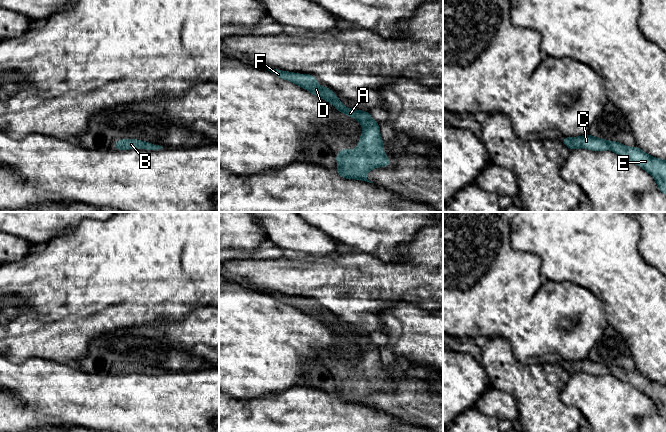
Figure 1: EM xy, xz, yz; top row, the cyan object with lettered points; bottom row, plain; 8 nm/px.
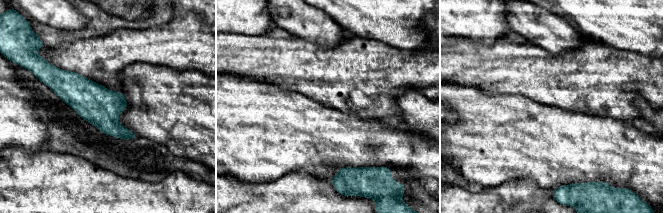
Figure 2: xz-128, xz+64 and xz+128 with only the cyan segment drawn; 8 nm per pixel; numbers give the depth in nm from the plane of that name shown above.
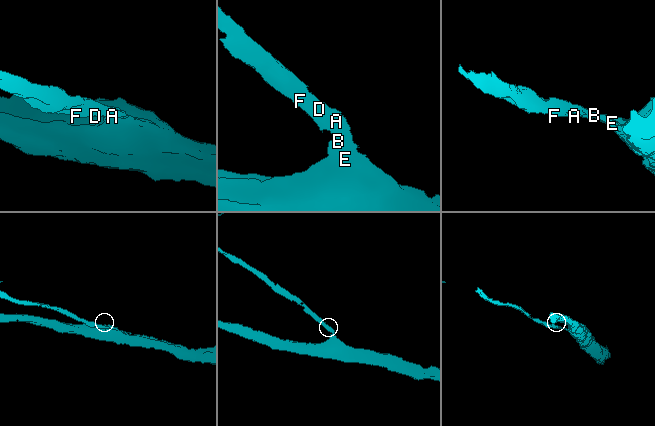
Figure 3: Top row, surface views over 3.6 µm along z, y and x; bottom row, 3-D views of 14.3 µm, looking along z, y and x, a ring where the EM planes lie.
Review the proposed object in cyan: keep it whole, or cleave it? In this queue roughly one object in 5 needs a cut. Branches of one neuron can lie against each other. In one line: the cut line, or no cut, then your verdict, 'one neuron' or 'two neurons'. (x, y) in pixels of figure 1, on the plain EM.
no cut; one neuron

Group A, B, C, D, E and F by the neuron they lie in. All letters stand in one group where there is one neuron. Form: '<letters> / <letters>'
A B C D E F

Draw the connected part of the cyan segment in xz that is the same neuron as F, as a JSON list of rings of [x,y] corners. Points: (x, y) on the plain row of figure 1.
[[[268,293],[268,295],[331,327],[338,335],[356,343],[361,348],[363,356],[356,373],[343,373],[337,376],[336,397],[339,400],[373,407],[367,403],[366,397],[374,392],[390,389],[389,381],[384,378],[384,366],[380,360],[379,347],[371,342],[370,336],[347,332],[331,313],[320,310],[311,298],[298,298],[277,293]]]

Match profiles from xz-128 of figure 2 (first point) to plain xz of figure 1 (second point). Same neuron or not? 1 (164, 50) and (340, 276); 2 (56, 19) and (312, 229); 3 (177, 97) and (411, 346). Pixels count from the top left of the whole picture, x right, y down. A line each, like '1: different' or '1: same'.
1: same
2: same
3: same

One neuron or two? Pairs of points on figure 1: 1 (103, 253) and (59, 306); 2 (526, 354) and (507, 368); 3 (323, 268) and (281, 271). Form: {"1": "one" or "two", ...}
{"1": "one", "2": "two", "3": "one"}

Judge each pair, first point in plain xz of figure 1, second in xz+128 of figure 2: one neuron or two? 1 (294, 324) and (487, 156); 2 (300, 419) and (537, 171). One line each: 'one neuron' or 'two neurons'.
1: one neuron
2: two neurons

